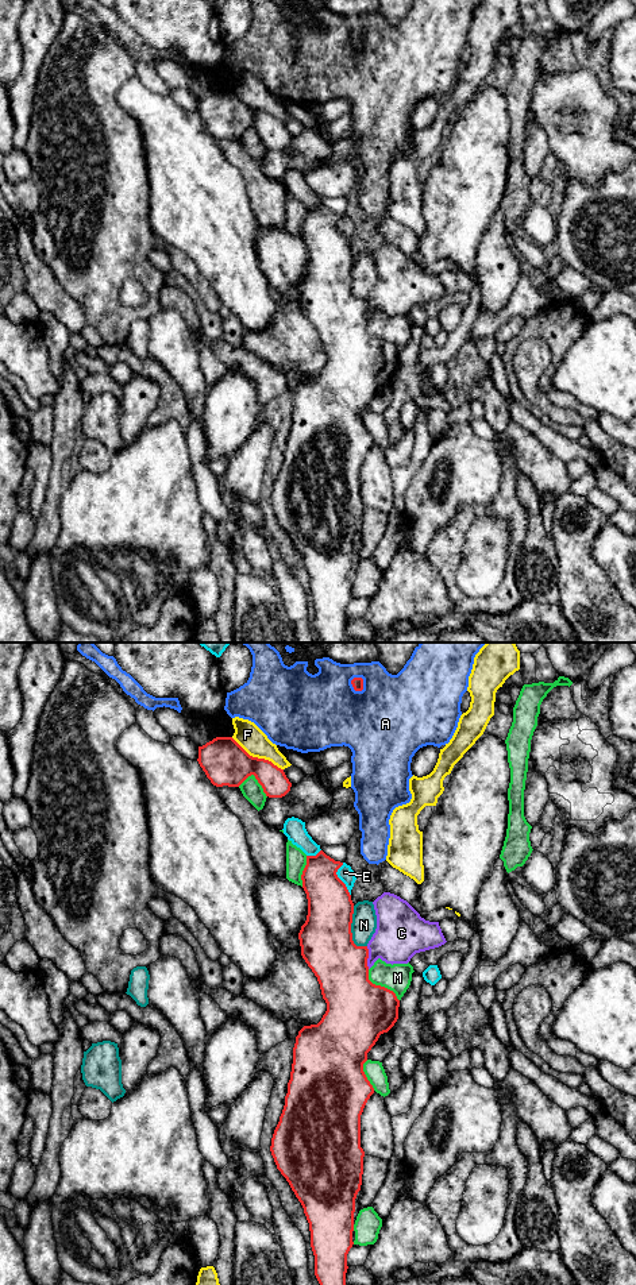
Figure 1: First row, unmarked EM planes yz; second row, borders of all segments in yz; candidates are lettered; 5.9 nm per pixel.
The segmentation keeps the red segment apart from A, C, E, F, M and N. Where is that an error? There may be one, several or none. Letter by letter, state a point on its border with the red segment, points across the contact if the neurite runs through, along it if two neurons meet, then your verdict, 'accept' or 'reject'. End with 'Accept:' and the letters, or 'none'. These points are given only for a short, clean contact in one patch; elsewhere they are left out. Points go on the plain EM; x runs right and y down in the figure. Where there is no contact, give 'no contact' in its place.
A: contact yz (362, 34); reject
C: contact yz (367, 309); accept
E: contact yz (339, 231); reject
F: contact yz (257, 110); reject
M: contact yz (380, 338); reject
N: contact yz (350, 282); reject
Accept: C

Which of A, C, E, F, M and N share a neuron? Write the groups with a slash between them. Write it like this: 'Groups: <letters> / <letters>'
Groups: A / C / E / F / M / N

